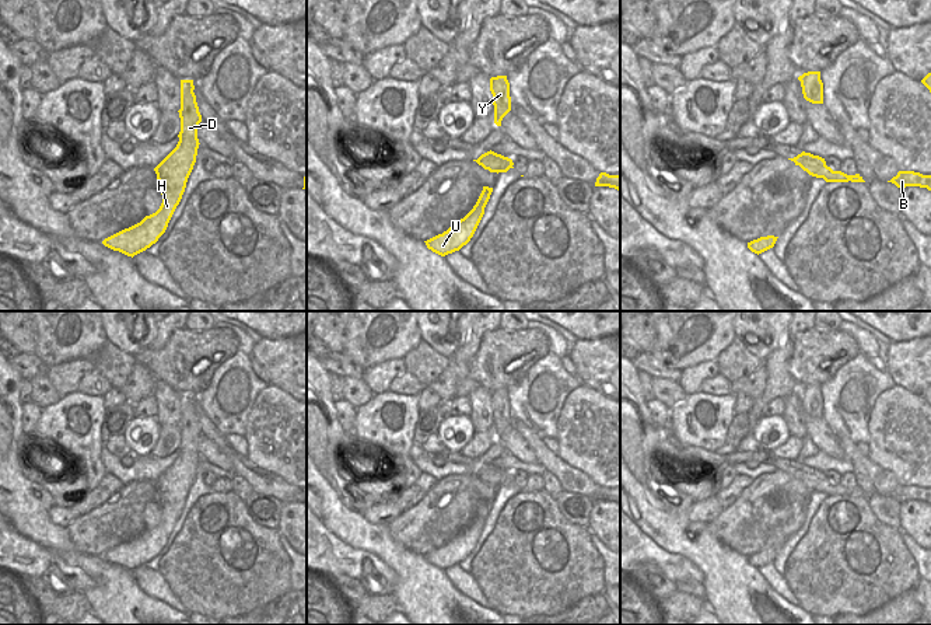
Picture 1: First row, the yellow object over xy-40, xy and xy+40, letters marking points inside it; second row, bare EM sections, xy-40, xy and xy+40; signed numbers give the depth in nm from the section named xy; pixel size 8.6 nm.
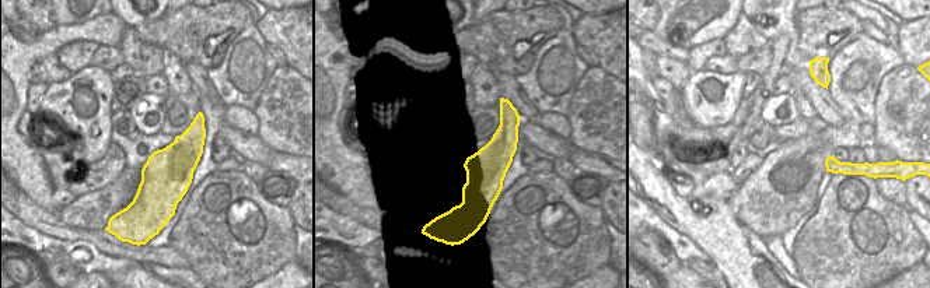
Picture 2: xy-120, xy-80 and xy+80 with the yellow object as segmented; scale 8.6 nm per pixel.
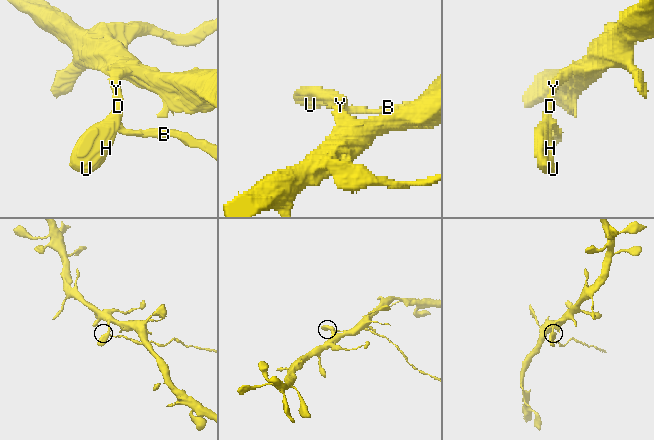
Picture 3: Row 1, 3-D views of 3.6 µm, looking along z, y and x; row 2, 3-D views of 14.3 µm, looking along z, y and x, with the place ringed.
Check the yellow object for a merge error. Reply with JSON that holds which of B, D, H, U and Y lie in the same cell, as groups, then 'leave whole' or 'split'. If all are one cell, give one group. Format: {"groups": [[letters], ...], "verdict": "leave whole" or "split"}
{"groups": [["B"], ["D", "H", "U", "Y"]], "verdict": "split"}

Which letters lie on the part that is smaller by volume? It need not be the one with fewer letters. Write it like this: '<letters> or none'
B

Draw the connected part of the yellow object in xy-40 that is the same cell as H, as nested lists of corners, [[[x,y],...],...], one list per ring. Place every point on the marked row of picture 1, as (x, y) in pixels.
[[[181,80],[181,109],[178,111],[181,118],[179,142],[154,168],[162,195],[160,209],[146,216],[140,223],[105,238],[102,241],[105,247],[133,258],[155,244],[165,233],[185,192],[200,144],[197,129],[202,115],[193,90],[193,80]]]

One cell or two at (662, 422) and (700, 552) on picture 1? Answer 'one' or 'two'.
two

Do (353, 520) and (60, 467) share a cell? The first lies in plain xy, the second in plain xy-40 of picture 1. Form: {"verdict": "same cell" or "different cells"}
{"verdict": "different cells"}

